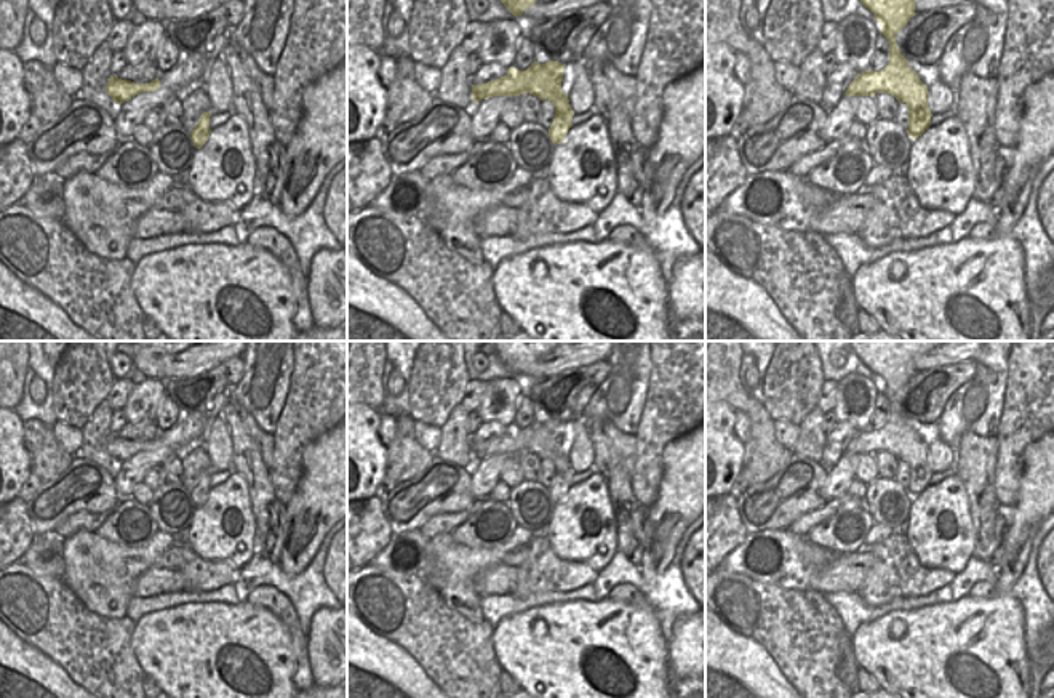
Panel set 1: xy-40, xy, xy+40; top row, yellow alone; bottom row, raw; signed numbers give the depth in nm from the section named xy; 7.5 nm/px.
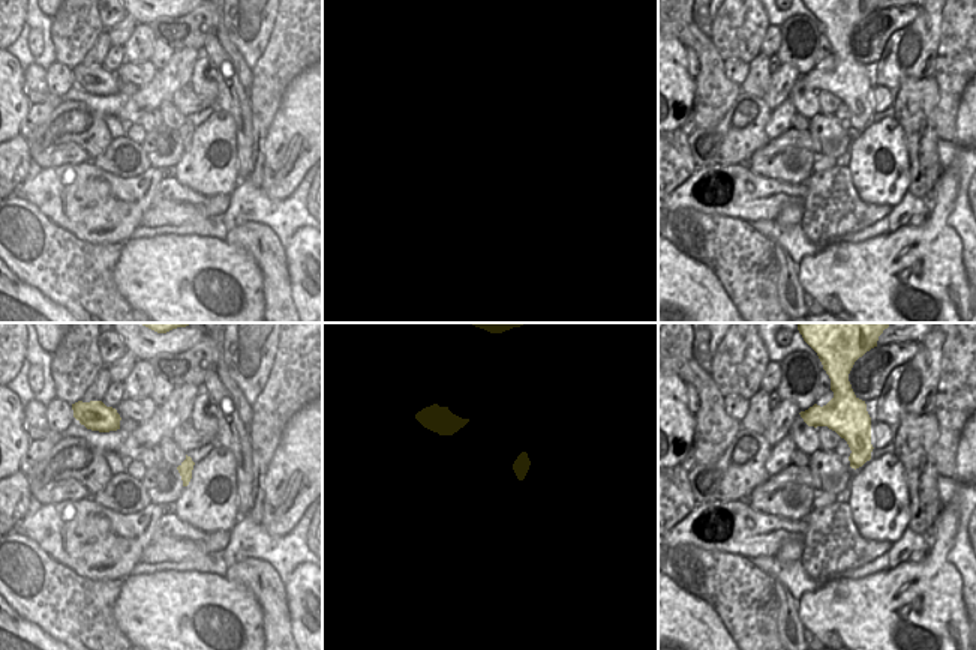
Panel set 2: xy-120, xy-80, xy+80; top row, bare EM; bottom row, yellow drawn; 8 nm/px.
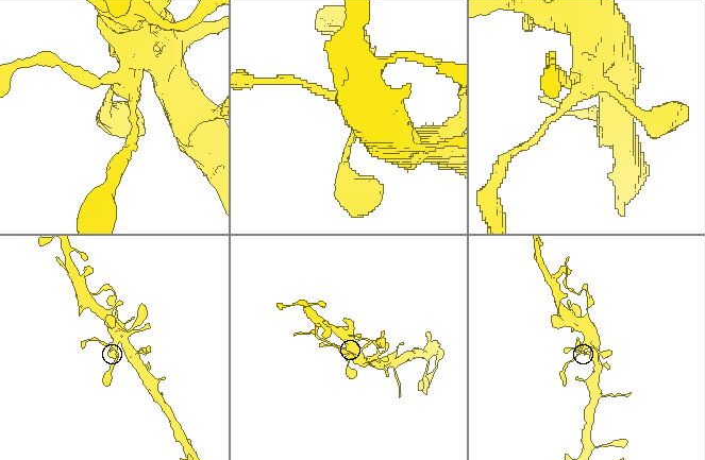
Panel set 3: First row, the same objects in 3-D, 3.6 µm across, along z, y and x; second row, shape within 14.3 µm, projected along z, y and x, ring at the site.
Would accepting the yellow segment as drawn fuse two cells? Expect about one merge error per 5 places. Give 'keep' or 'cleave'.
keep

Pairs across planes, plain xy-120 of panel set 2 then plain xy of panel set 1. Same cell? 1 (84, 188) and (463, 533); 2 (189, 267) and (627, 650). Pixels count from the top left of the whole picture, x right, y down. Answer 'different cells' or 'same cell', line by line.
1: different cells
2: same cell

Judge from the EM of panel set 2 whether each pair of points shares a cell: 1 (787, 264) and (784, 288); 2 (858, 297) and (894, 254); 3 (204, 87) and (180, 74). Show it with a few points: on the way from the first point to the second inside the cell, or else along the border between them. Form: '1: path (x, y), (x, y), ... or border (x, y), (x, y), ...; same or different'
1: path (787, 270), (787, 282); same
2: path (868, 287), (891, 264); same
3: border (201, 53), (194, 65), (192, 78), (188, 83); different

